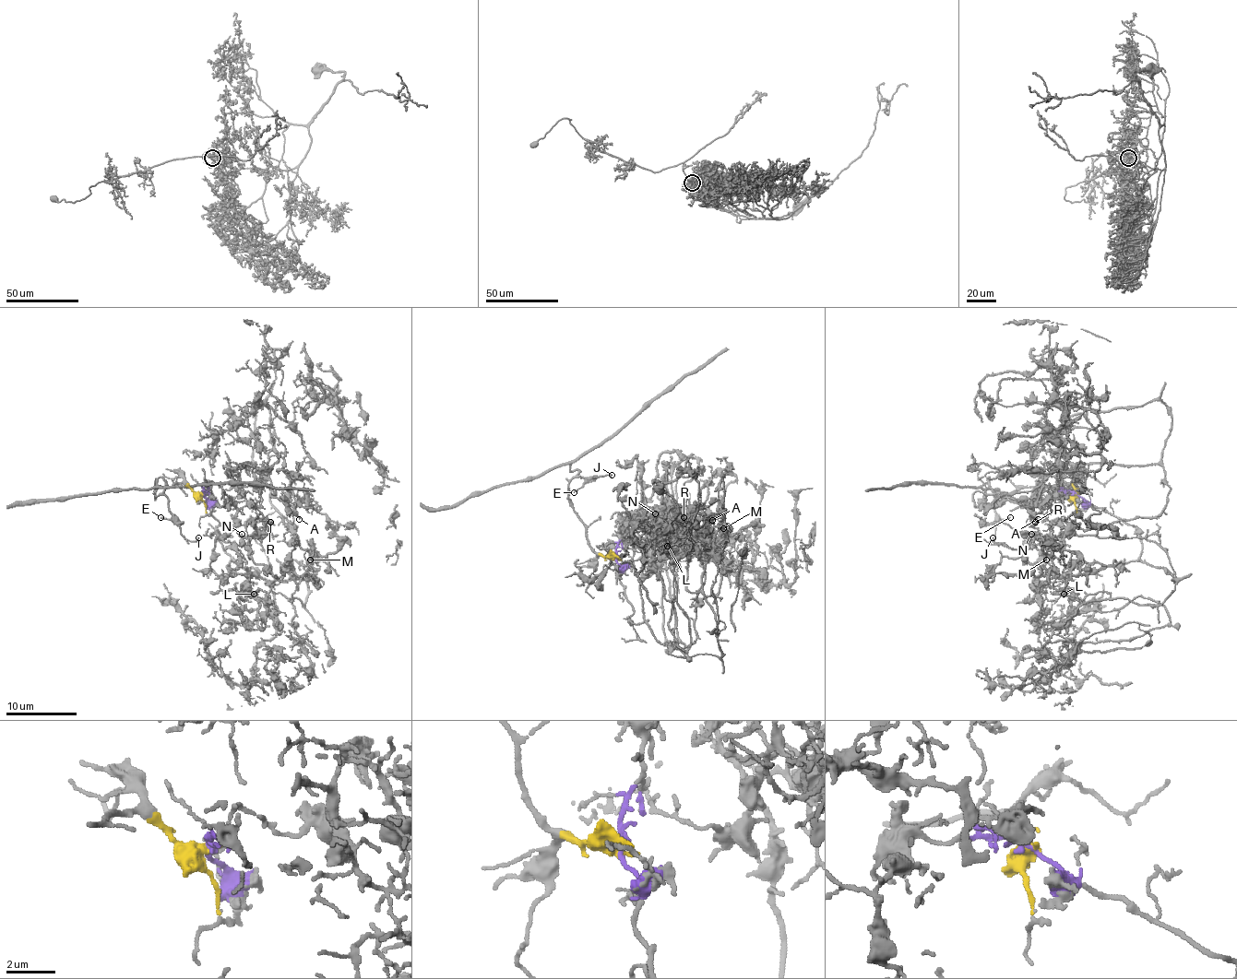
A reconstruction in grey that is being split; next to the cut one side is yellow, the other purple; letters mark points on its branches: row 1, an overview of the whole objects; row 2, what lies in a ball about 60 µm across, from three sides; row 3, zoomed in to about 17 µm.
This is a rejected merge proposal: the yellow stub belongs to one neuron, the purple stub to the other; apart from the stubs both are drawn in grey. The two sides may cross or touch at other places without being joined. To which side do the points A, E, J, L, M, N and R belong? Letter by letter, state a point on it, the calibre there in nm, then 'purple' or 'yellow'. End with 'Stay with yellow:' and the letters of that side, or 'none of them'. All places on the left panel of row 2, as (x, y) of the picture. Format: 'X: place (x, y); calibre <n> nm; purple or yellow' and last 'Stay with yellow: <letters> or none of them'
A: place (299, 519); calibre 200 nm; purple
E: place (160, 517); calibre 130 nm; yellow
J: place (198, 537); calibre 150 nm; yellow
L: place (254, 594); calibre 120 nm; purple
M: place (310, 560); calibre 150 nm; purple
N: place (242, 534); calibre 180 nm; purple
R: place (270, 522); calibre 70 nm; purple
Stay with yellow: E, J

